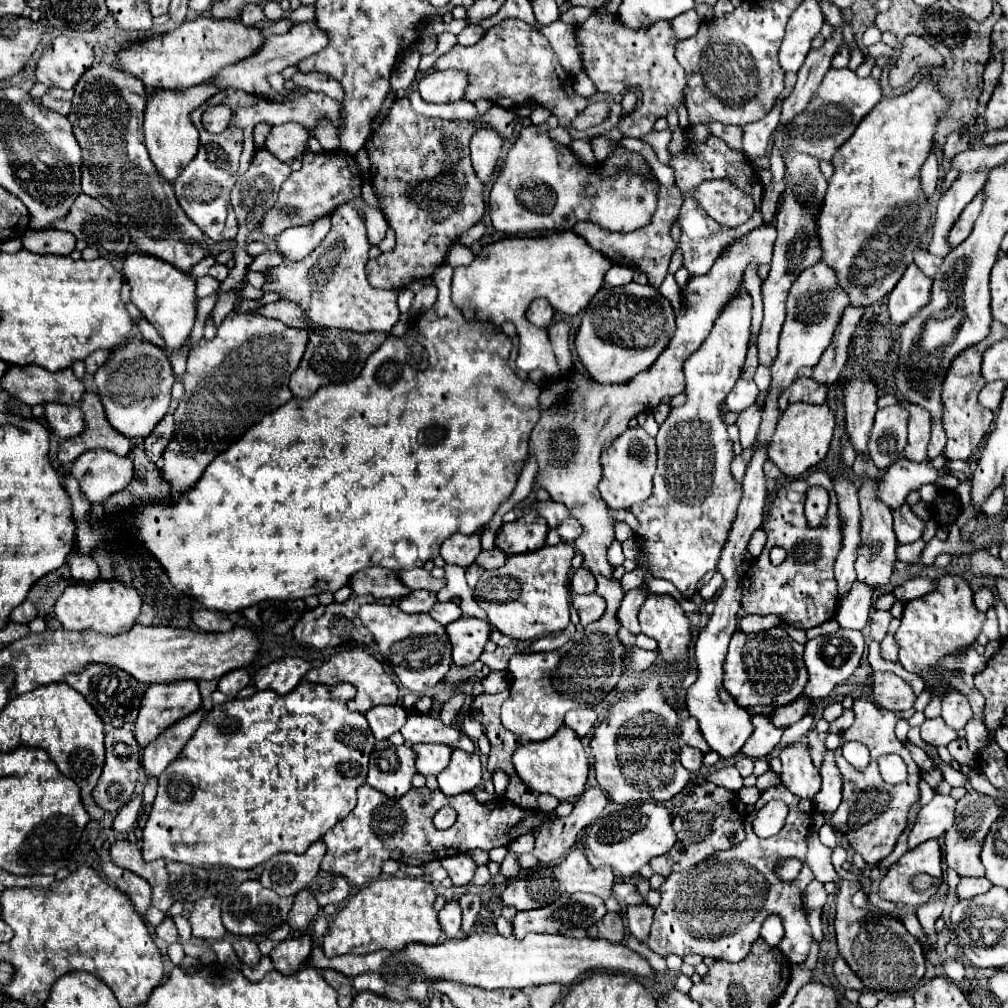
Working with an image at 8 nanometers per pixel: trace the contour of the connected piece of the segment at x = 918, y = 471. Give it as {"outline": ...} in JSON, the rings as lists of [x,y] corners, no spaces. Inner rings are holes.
{"outline":[[[902,457],[894,465],[890,465],[884,477],[878,481],[878,495],[886,505],[896,509],[906,501],[912,489],[920,489],[926,483],[936,483],[936,479],[942,475],[950,475],[950,469],[934,469],[928,461],[914,463]]]}

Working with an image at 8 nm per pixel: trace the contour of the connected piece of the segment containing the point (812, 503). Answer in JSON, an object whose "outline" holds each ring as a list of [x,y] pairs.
{"outline":[[[810,487],[806,495],[806,519],[810,525],[818,527],[828,511],[828,493],[822,487]]]}

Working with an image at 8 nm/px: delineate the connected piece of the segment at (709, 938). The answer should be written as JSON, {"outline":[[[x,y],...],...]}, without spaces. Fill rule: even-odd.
{"outline":[[[784,785],[766,789],[762,797],[756,801],[756,809],[750,815],[746,815],[746,839],[740,845],[728,851],[714,853],[702,863],[702,869],[688,869],[666,877],[666,881],[660,887],[662,901],[654,913],[654,925],[644,945],[662,957],[670,953],[678,957],[698,953],[702,957],[736,963],[750,953],[752,943],[760,937],[760,927],[764,919],[768,915],[778,915],[784,925],[784,937],[778,943],[778,947],[790,963],[804,961],[812,945],[806,909],[802,907],[802,893],[806,885],[814,879],[814,873],[804,861],[806,835],[810,831],[812,813],[812,801],[792,795]],[[772,799],[782,799],[790,807],[790,813],[786,825],[778,835],[760,839],[752,831],[752,821],[758,809]],[[786,857],[796,857],[802,861],[802,871],[792,883],[780,881],[774,871],[776,863]]]}

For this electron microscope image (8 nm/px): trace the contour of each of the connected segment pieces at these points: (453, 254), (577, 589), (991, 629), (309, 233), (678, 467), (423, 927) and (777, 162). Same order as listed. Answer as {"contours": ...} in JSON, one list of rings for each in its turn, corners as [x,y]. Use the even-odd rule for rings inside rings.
{"contours":[[[[454,243],[450,249],[448,249],[448,255],[446,255],[446,263],[450,263],[452,267],[460,267],[460,265],[470,265],[474,261],[474,253],[464,247],[462,243]]],[[[578,567],[572,573],[572,589],[578,595],[592,595],[596,591],[596,581],[594,575],[586,567]]],[[[990,607],[990,609],[986,611],[986,615],[988,615],[988,619],[986,619],[982,631],[986,633],[988,639],[998,639],[1000,633],[998,633],[998,617],[996,617],[996,611]]],[[[322,217],[320,221],[312,221],[310,225],[302,227],[290,227],[278,235],[278,249],[286,257],[302,259],[326,237],[328,229],[330,229],[330,217]]],[[[744,293],[742,297],[734,299],[730,305],[724,307],[706,341],[684,363],[688,401],[682,407],[672,407],[670,415],[660,425],[660,431],[656,435],[658,467],[654,475],[654,493],[646,501],[630,509],[642,525],[640,531],[636,533],[638,535],[636,541],[640,549],[650,557],[650,573],[654,577],[668,579],[684,599],[690,599],[696,593],[698,581],[708,571],[716,569],[720,553],[726,545],[730,525],[736,517],[738,501],[742,499],[742,487],[730,475],[730,461],[734,453],[732,453],[732,441],[726,433],[726,423],[722,419],[720,405],[724,403],[734,383],[740,379],[740,371],[746,359],[748,339],[750,339],[750,317],[752,317],[752,299],[748,293]]],[[[384,877],[362,887],[334,917],[330,931],[322,939],[326,957],[346,953],[374,953],[380,949],[402,951],[410,943],[436,945],[440,941],[440,925],[434,911],[436,891],[428,879],[416,877]]],[[[776,146],[772,147],[772,154],[770,157],[770,170],[772,172],[772,182],[780,182],[785,173],[785,165],[783,159],[779,153],[779,150]]]]}

